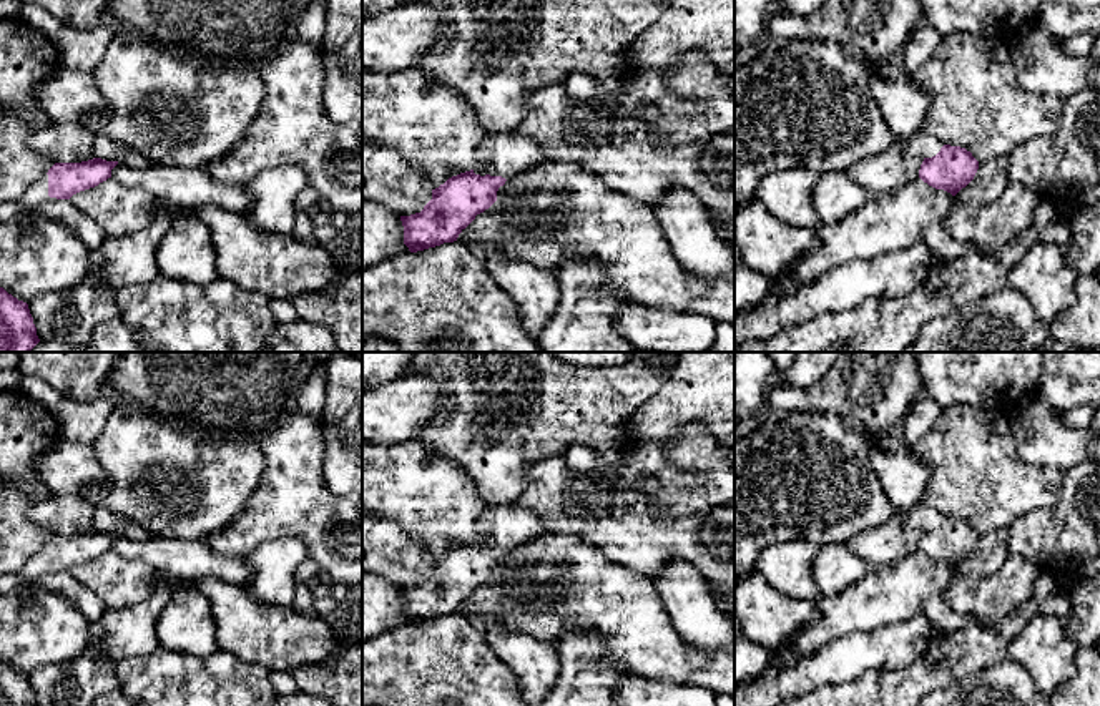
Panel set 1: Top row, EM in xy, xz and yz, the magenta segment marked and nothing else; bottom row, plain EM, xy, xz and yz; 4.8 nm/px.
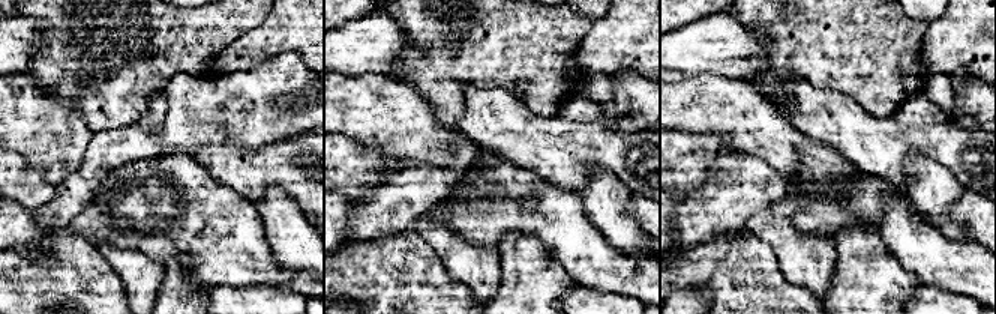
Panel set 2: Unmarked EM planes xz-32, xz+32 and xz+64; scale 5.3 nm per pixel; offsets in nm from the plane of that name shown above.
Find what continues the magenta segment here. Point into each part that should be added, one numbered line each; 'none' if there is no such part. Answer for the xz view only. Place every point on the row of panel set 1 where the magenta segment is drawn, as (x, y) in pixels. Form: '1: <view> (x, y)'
1: xz (507, 153)

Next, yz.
1: yz (919, 143)

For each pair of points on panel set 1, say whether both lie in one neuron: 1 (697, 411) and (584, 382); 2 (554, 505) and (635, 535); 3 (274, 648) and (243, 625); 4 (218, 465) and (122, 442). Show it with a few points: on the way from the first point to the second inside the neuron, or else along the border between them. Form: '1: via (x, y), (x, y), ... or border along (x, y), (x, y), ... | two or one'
1: border along (673, 369), (667, 381), (633, 412), (627, 432) | two
2: via (572, 524), (615, 527) | one
3: via (266, 640), (251, 630) | one
4: via (195, 465), (166, 465), (145, 457) | one

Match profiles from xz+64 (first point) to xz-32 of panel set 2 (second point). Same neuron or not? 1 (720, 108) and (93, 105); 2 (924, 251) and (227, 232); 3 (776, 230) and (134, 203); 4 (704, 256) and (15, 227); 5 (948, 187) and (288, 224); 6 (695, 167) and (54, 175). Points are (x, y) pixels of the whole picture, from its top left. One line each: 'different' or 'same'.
1: different
2: same
3: different
4: different
5: same
6: different

